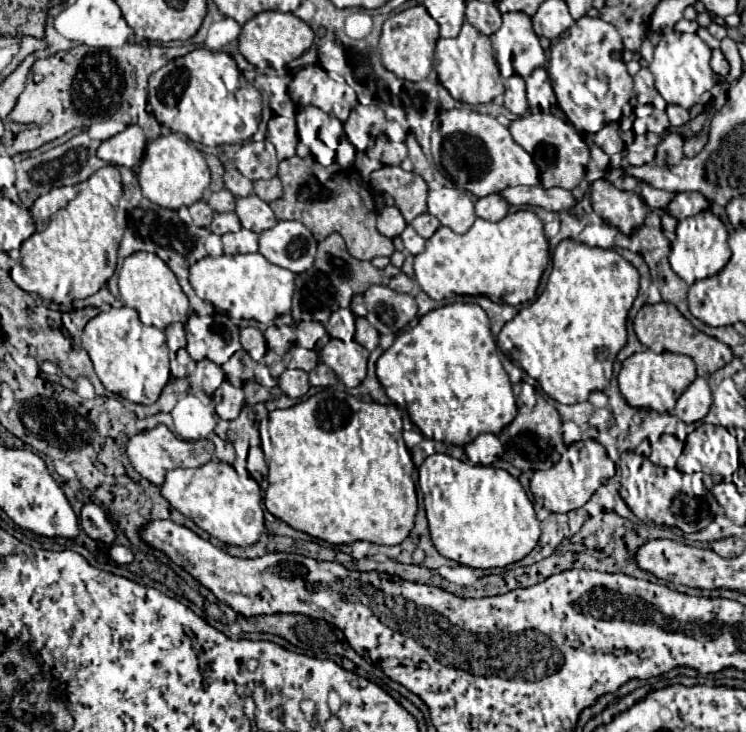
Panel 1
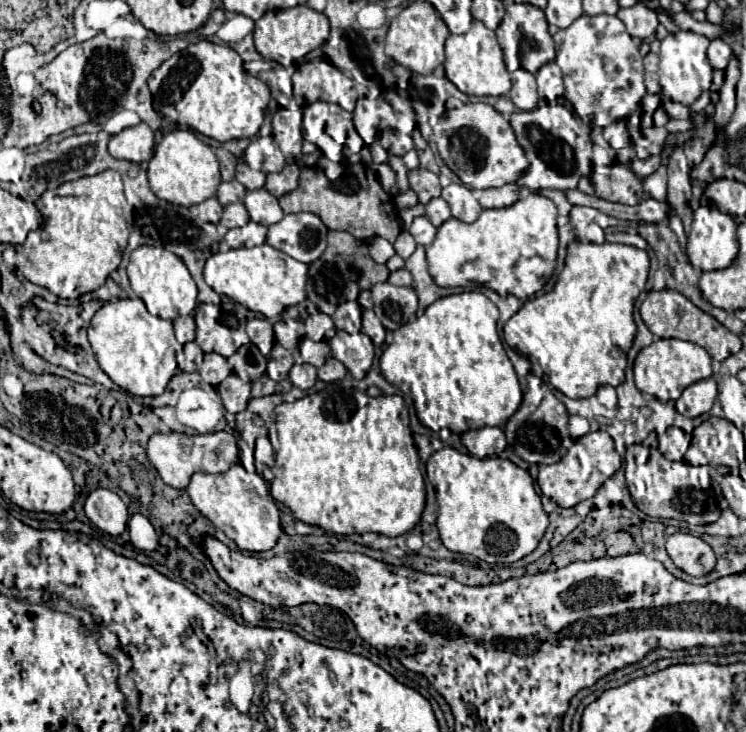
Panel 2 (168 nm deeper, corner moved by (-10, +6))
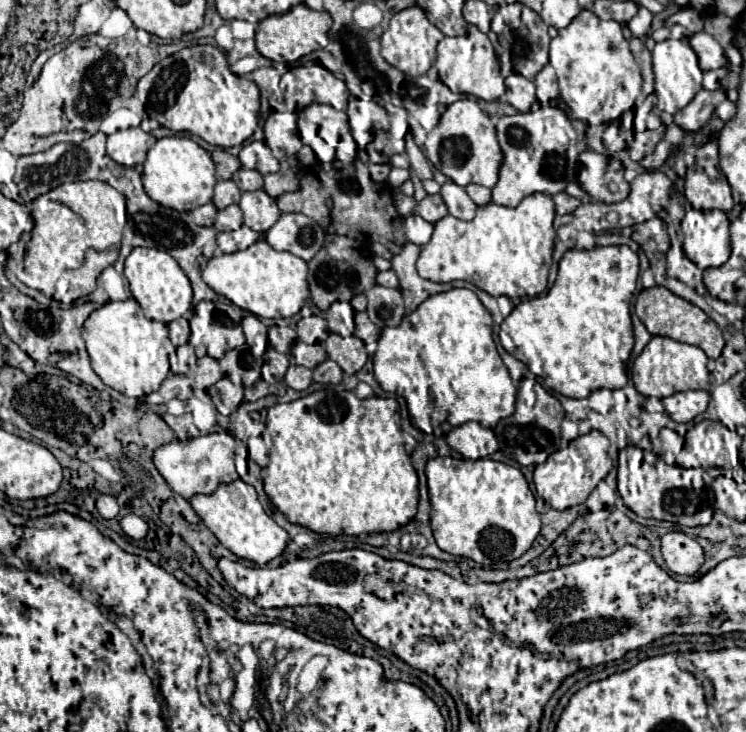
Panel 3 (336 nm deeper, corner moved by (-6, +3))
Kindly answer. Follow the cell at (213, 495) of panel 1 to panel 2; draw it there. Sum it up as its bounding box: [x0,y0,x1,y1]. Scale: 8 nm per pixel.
[185,433,283,553]

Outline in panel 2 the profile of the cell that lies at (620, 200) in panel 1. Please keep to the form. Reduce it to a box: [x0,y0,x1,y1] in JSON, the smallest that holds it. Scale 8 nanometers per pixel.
[591,165,645,205]

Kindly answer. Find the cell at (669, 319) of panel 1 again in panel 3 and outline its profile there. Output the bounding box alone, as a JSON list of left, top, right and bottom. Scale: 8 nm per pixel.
[635,286,725,358]

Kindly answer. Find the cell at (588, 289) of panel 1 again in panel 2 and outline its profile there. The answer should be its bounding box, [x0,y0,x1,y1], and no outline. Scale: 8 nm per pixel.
[503,241,649,399]

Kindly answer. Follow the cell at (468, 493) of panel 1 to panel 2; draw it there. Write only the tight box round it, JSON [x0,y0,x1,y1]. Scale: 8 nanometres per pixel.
[427,447,549,565]

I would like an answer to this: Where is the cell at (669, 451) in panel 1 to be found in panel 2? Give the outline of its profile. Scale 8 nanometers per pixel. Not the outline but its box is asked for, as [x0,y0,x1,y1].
[658,427,692,461]

